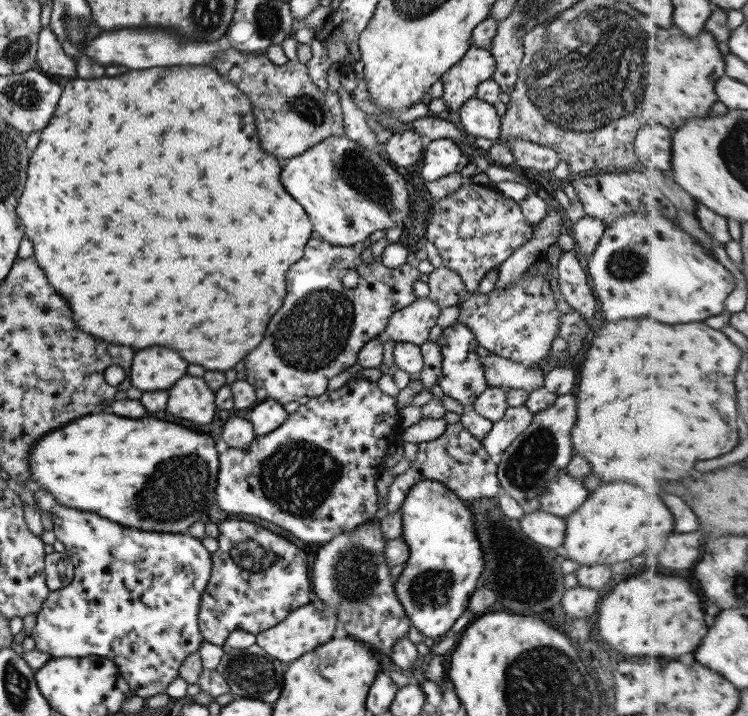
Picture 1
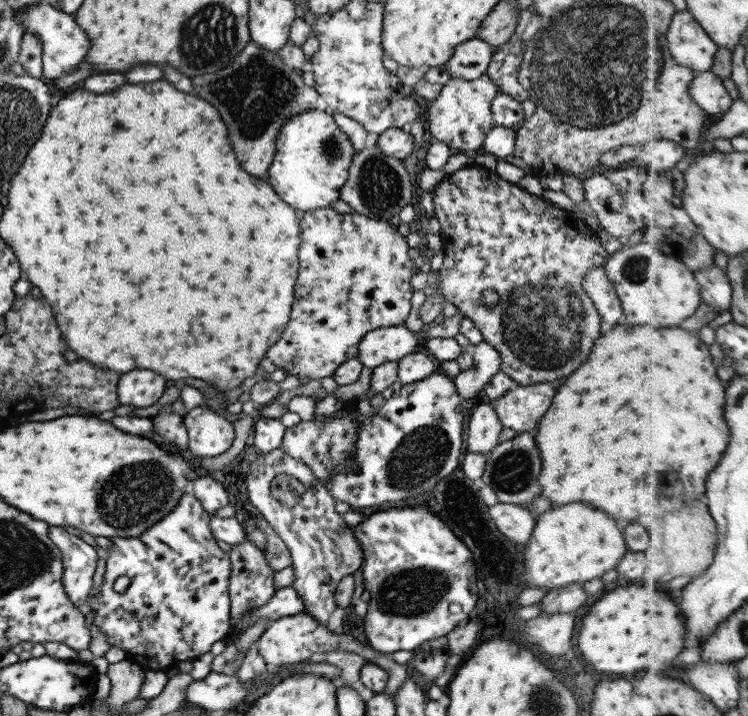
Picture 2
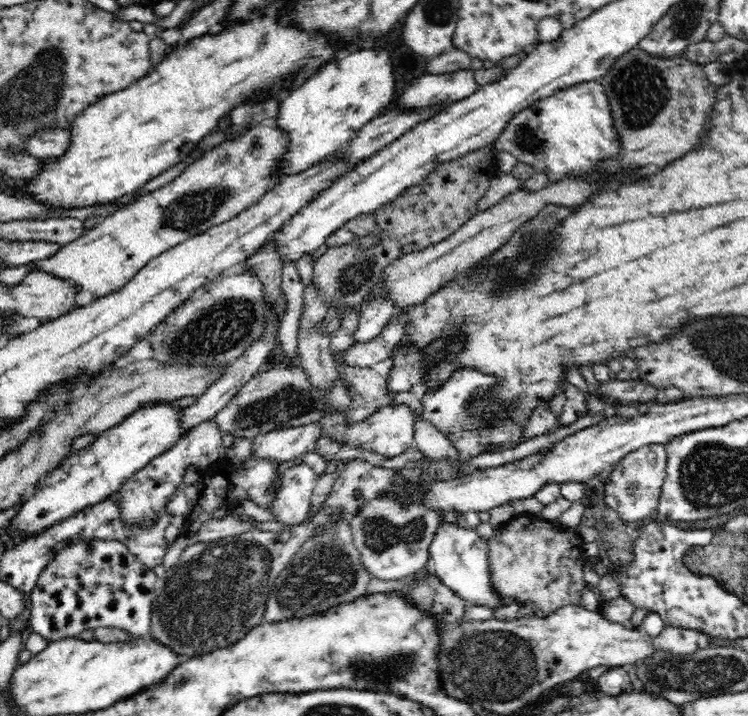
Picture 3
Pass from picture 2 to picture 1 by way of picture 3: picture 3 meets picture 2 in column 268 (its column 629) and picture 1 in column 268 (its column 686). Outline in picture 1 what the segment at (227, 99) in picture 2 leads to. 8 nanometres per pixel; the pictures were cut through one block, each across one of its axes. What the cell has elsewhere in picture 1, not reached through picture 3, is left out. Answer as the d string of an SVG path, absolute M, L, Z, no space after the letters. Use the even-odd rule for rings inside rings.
M229 47L218 52L207 65L211 65L224 79L239 88L241 94L247 96L259 134L259 144L275 158L283 158L285 162L328 136L342 134L342 130L333 122L324 94L313 84L306 65L299 61L276 65L264 54Z

